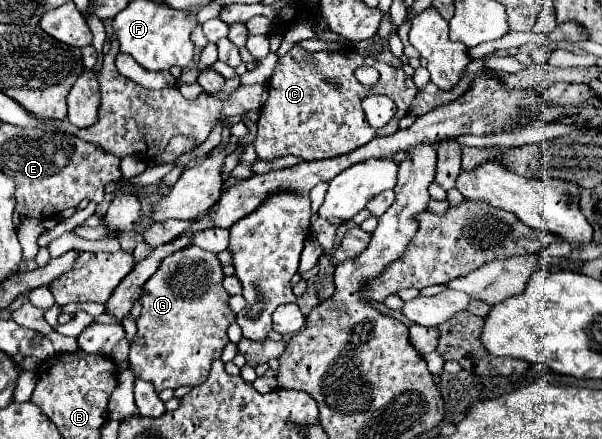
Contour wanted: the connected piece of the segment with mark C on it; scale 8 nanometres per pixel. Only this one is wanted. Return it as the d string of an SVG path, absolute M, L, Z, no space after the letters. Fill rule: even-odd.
M294 46L280 56L274 76L268 80L268 100L262 106L258 136L254 140L256 154L260 160L274 160L288 154L302 160L324 160L348 154L368 144L372 138L394 134L416 92L418 88L414 80L400 68L392 68L380 60L362 56L352 48L310 54L304 48ZM362 64L378 68L380 80L374 86L364 86L356 80L354 70ZM370 94L384 94L396 102L396 118L382 128L372 128L364 116L362 100Z

